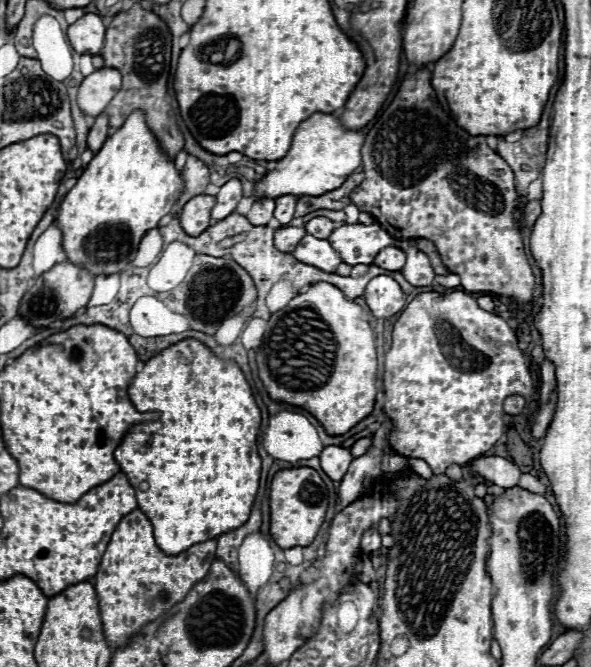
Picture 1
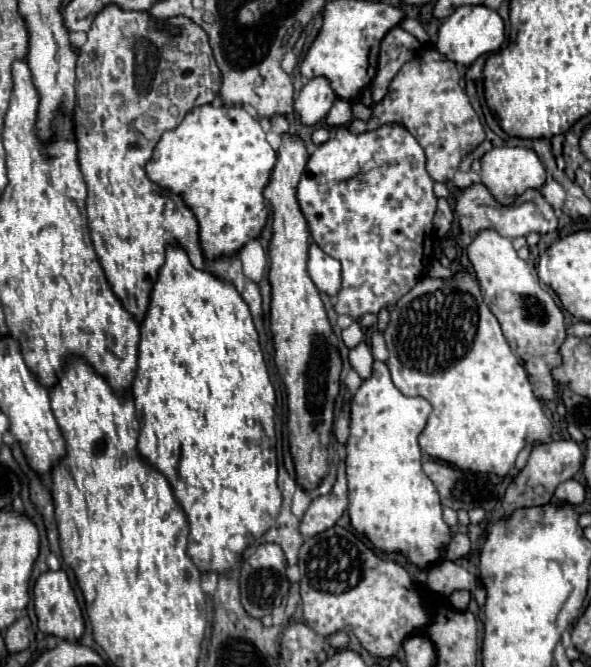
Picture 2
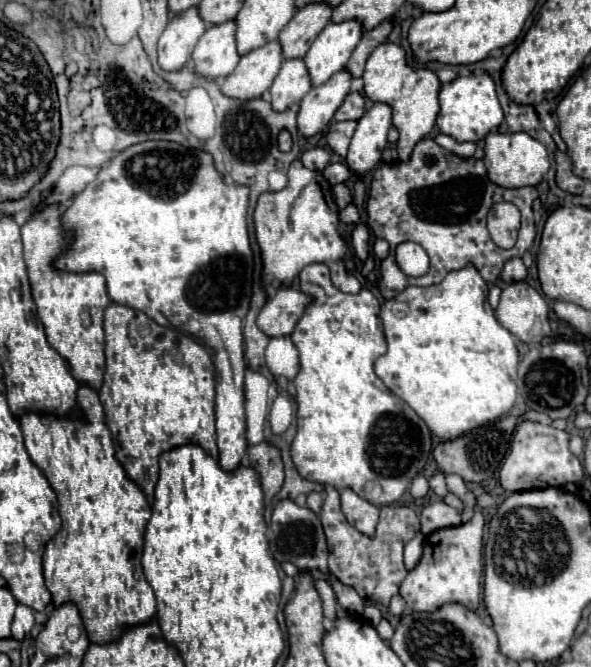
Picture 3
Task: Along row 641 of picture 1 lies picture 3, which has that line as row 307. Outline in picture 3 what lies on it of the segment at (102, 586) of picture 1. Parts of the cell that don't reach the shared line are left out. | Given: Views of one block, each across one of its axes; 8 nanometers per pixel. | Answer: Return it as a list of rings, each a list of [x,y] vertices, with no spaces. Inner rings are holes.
[[[110,302],[104,312],[106,332],[106,372],[100,388],[100,402],[106,412],[106,424],[116,440],[116,458],[152,502],[158,480],[158,456],[182,444],[198,444],[210,456],[218,456],[214,428],[214,364],[204,346],[188,334],[156,324],[144,312]]]

